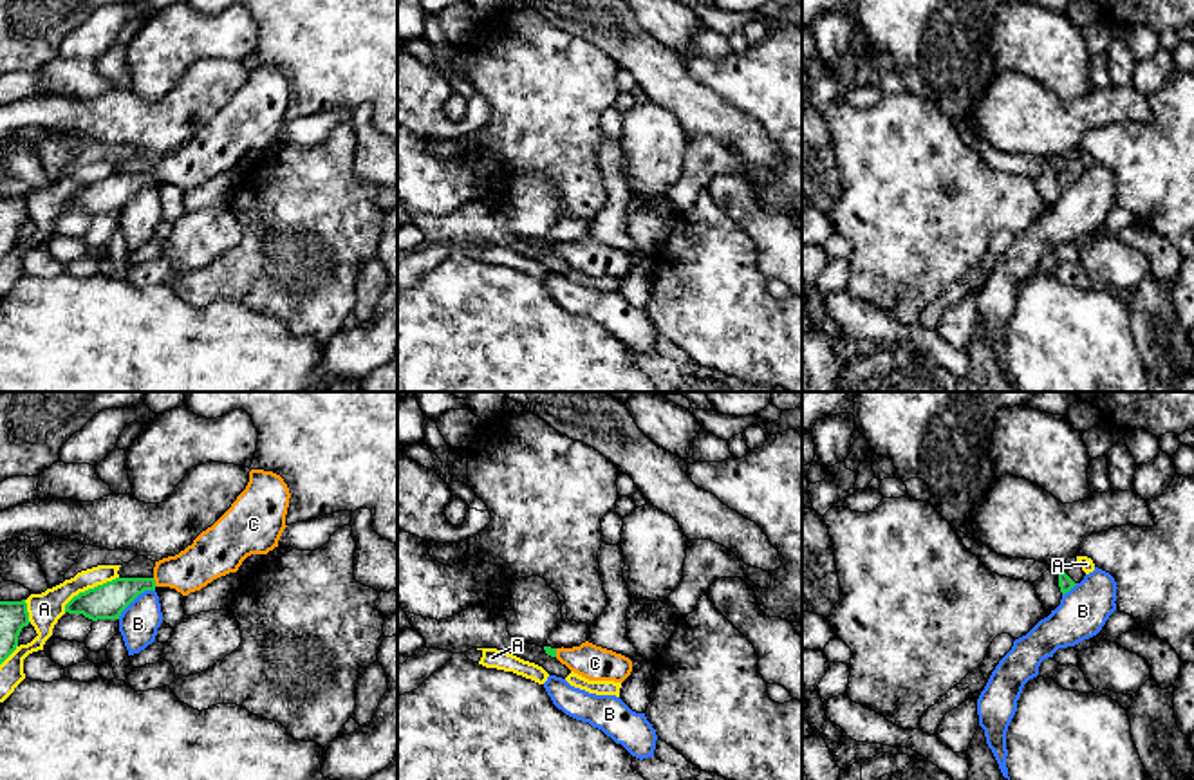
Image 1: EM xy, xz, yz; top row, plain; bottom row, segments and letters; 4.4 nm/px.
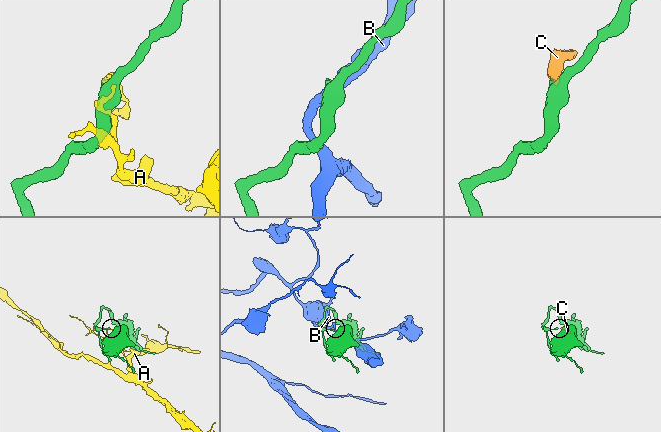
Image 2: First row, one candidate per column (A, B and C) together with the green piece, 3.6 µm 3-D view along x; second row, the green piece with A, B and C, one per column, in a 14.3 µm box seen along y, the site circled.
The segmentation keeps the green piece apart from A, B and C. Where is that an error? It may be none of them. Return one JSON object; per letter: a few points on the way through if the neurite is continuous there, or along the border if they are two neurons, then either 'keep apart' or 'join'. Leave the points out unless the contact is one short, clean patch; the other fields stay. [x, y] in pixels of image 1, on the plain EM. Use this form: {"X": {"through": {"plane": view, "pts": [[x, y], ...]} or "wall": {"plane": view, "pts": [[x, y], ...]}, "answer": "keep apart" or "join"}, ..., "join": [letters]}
{"A": {"answer": "keep apart"}, "B": {"wall": {"plane": "xy", "pts": [[154, 185], [145, 185], [118, 213]]}, "answer": "keep apart"}, "C": {"through": {"plane": "xy", "pts": [[105, 197], [121, 186], [154, 177], [205, 156]]}, "answer": "join"}, "join": ["C"]}

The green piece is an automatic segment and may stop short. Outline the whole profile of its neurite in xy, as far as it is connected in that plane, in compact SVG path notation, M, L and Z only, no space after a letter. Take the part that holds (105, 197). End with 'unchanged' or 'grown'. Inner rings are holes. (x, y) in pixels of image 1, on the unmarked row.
M251 65L246 85L231 103L191 141L155 157L152 173L116 173L74 191L65 208L85 213L119 215L121 208L145 186L170 182L188 191L213 175L237 168L251 150L278 143L289 103L289 83L273 67Z | grown

